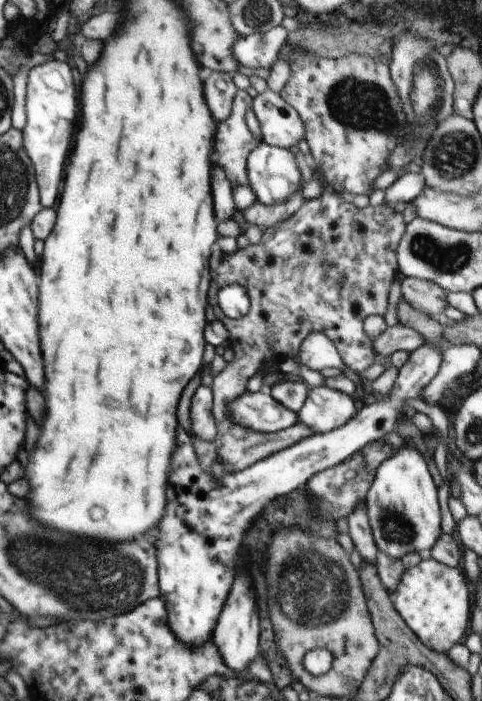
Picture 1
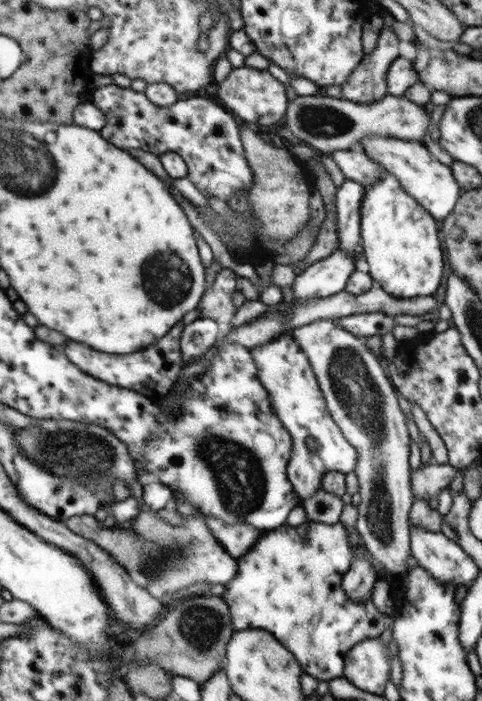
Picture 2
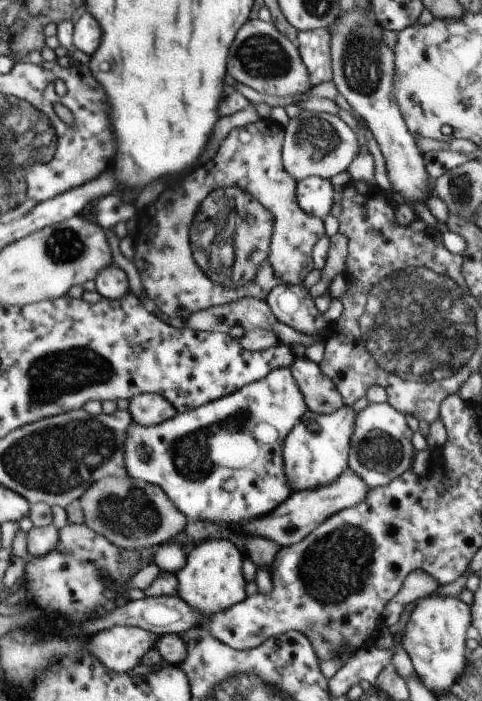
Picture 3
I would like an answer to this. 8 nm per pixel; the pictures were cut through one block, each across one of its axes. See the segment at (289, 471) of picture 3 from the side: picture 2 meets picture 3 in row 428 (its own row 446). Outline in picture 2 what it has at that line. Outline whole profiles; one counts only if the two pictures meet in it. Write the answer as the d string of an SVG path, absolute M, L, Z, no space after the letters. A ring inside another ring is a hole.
M284 332L282 336L270 340L264 346L254 348L250 352L261 370L259 378L261 378L262 385L265 386L266 392L269 393L270 405L274 409L274 415L278 417L278 421L290 433L292 452L287 464L287 480L292 484L293 492L296 492L299 496L299 506L302 506L304 499L310 498L321 488L322 477L326 475L326 472L337 471L348 474L348 472L356 470L357 450L345 439L343 432L330 417L323 392L320 390L316 378L314 378L312 366L310 366L306 354L302 352L302 348L298 346L298 342L294 340L291 332Z

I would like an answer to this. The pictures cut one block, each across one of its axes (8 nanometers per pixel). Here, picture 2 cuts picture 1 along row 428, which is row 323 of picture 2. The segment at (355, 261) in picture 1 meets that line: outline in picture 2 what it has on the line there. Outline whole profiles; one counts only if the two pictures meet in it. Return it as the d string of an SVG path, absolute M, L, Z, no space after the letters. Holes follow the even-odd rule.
M229 268L218 271L212 287L205 290L203 299L196 308L201 310L202 318L211 318L222 328L233 319L237 308L232 303L232 294L236 291L237 277L237 274Z

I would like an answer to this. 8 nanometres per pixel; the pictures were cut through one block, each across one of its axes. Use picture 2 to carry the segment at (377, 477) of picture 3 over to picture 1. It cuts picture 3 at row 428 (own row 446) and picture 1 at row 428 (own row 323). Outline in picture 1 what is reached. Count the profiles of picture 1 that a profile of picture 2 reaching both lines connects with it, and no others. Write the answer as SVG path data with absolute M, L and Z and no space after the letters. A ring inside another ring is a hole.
M326 385L311 387L304 406L296 413L296 424L306 424L314 435L326 434L343 427L356 413L356 404L346 393Z

